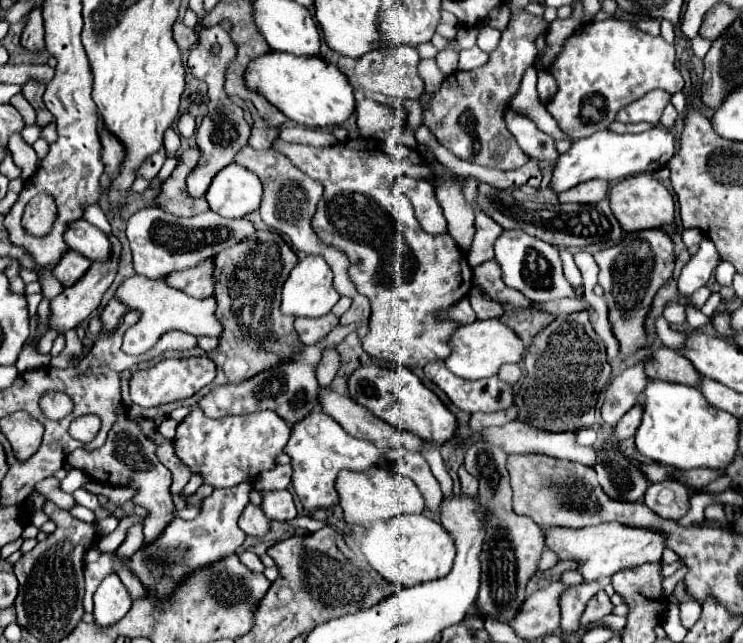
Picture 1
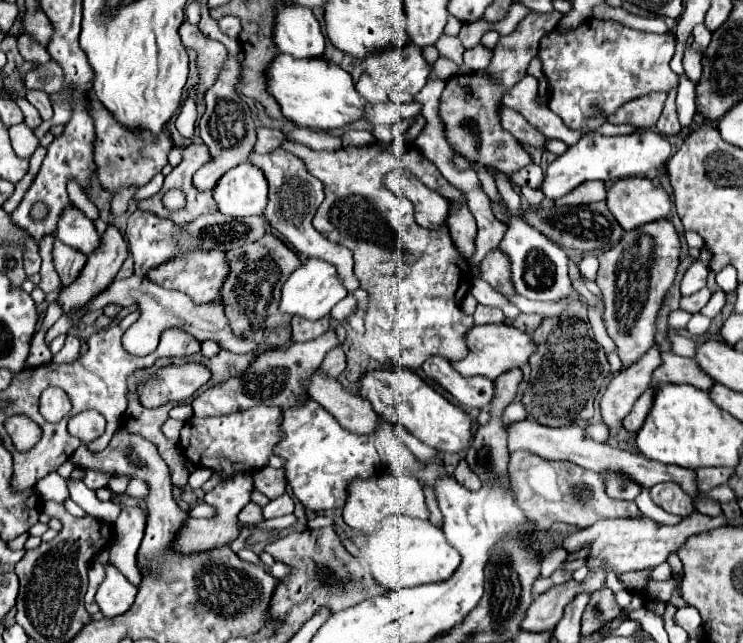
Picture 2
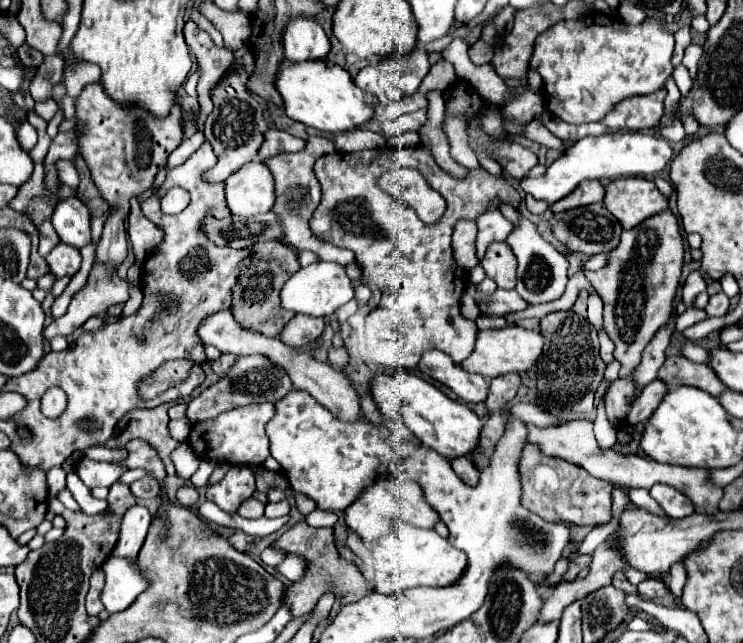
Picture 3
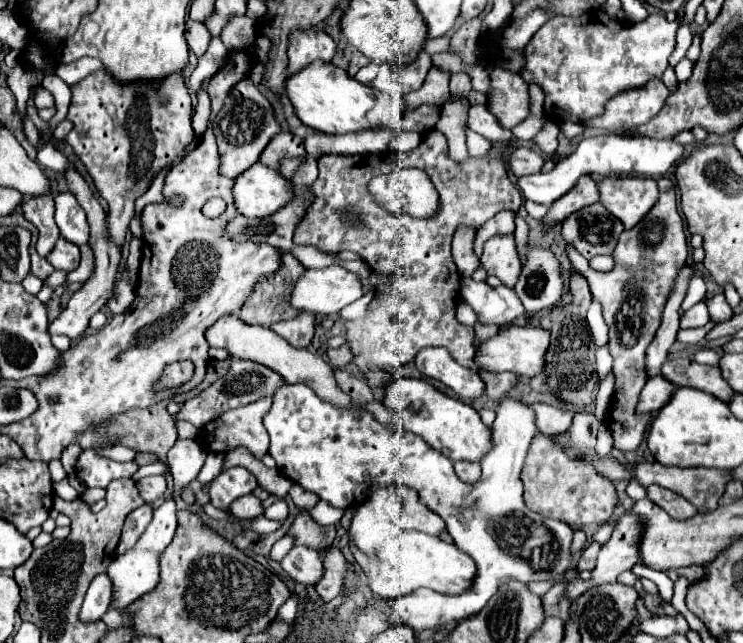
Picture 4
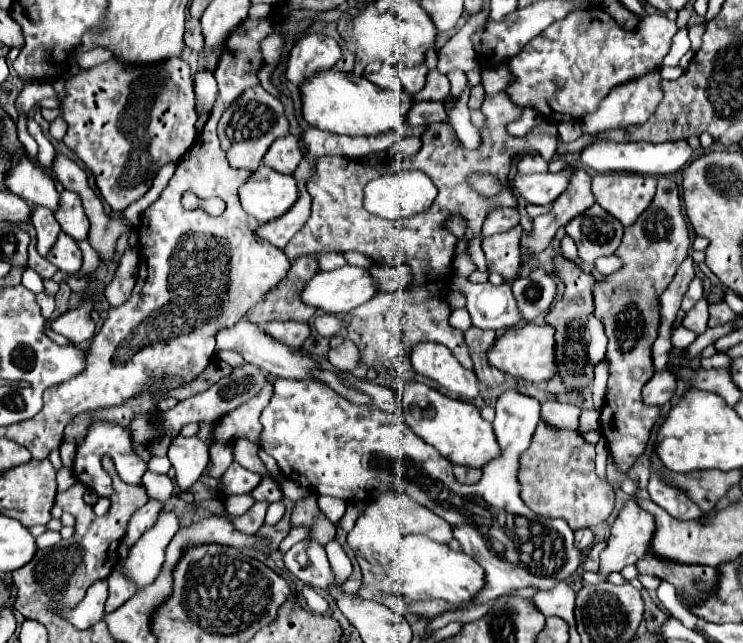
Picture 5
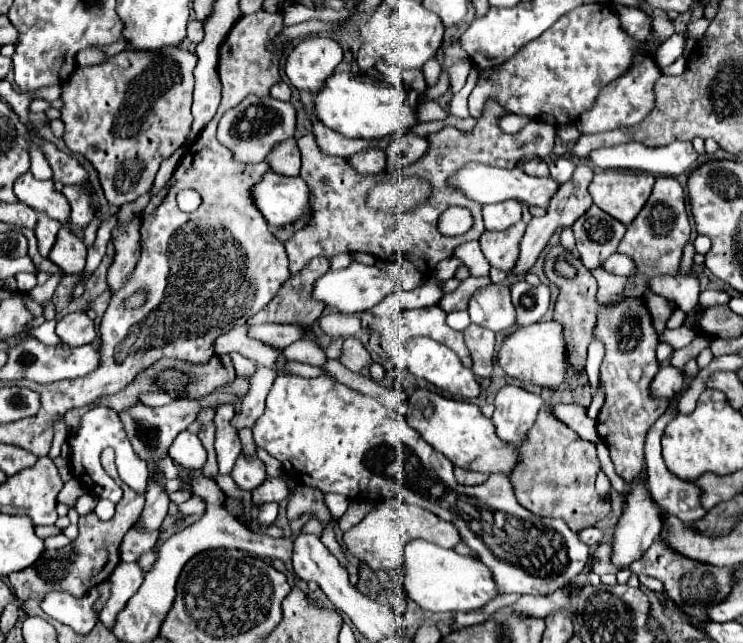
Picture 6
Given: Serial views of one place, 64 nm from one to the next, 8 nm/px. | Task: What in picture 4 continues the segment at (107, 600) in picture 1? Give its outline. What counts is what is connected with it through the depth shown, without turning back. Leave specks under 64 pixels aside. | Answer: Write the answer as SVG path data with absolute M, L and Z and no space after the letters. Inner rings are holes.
M166 500L160 508L154 510L154 520L150 522L150 526L146 528L144 536L138 540L138 544L122 554L122 556L116 556L112 562L110 562L110 568L108 568L108 578L112 582L112 596L110 596L110 608L118 610L118 608L126 608L130 606L134 600L138 600L142 594L150 592L156 584L158 584L158 556L160 552L170 544L174 532L176 532L176 504L174 500Z

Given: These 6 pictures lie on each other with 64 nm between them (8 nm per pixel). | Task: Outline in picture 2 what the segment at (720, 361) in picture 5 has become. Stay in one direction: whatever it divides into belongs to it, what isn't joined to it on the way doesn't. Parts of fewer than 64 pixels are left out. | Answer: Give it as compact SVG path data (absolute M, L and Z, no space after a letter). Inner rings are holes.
M668 332L666 336L668 336L670 346L672 346L672 350L674 350L676 354L690 356L690 358L694 356L692 352L696 350L696 342L694 342L692 338L686 338L686 336L682 336L682 334L674 334L674 332Z

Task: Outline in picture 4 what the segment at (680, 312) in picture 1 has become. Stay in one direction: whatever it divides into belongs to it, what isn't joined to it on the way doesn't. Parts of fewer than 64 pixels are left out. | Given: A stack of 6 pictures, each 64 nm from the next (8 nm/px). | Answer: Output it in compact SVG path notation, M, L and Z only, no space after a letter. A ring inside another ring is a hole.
M698 302L696 306L692 306L688 312L684 312L680 316L680 328L696 328L696 326L704 326L710 320L708 310L706 310L706 302Z

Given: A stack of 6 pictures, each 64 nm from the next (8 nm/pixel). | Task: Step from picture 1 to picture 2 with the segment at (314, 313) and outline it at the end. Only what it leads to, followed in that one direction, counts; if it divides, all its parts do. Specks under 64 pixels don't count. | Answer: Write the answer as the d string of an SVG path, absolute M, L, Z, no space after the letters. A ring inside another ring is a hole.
M308 258L302 262L300 268L296 268L290 278L286 280L286 284L282 286L282 300L280 300L280 310L284 314L292 314L292 316L306 316L308 320L318 320L326 314L330 314L332 306L338 304L348 292L344 290L344 286L338 280L336 268L332 264L326 264L324 260L318 258Z

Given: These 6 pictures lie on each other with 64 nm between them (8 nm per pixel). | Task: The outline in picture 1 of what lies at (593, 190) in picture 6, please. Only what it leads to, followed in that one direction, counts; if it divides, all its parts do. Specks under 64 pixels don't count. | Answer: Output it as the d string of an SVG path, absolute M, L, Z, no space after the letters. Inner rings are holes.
M638 174L620 180L612 190L610 190L610 208L614 216L618 218L620 226L626 232L636 232L636 230L648 230L648 228L664 228L674 222L674 198L666 186L662 186L656 178L650 174Z

